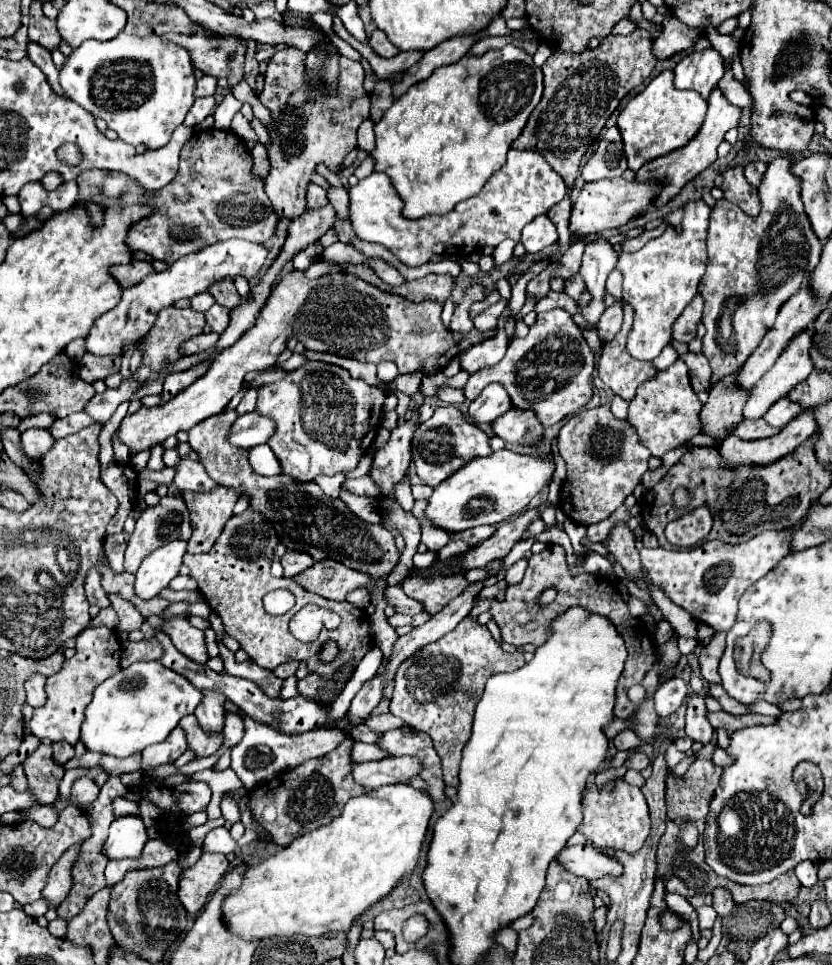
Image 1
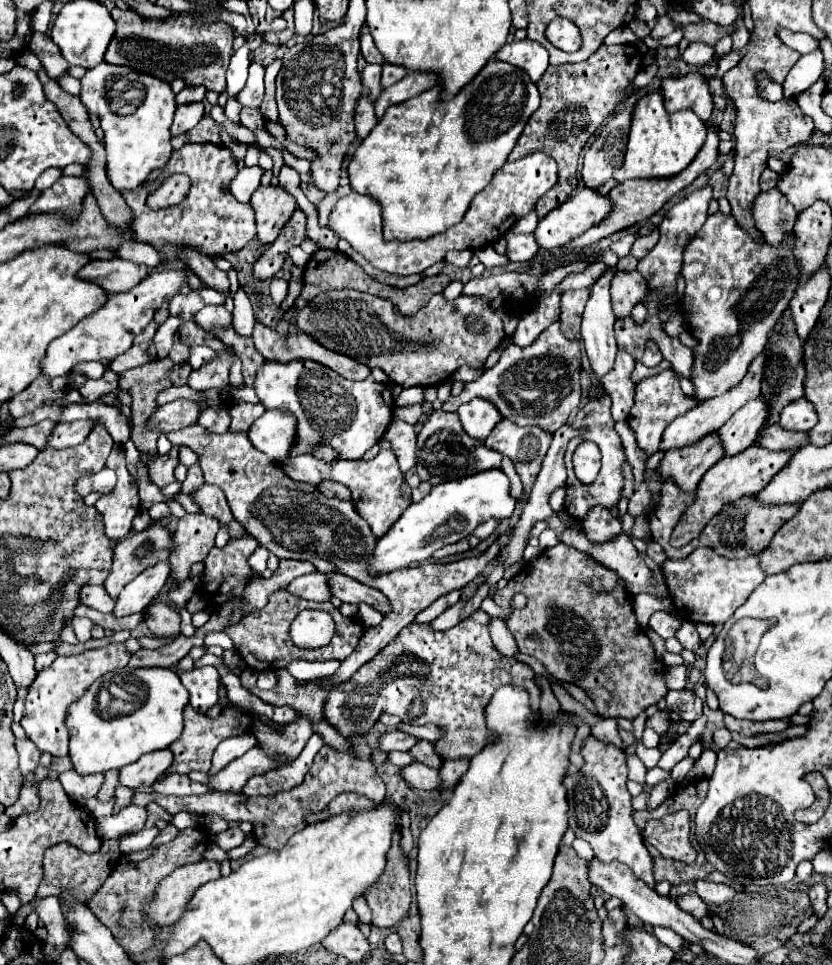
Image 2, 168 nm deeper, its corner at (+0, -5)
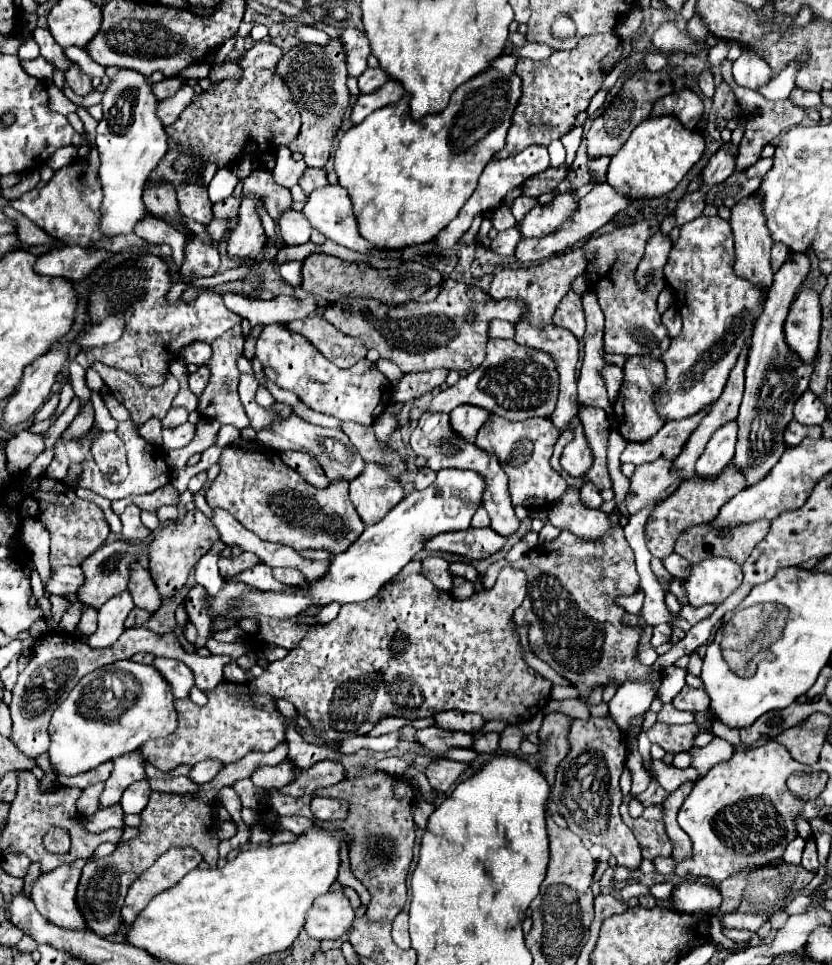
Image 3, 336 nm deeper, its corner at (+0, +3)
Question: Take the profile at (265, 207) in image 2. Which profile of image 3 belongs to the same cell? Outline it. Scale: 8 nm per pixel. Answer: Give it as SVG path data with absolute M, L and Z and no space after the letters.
M247 195L241 203L237 225L227 237L227 255L231 259L257 259L265 247L265 231L255 213L257 203L261 203L257 195Z

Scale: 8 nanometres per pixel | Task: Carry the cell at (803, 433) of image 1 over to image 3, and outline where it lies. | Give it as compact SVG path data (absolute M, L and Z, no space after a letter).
M729 465L719 475L719 479L699 479L699 477L695 477L691 481L683 481L671 497L667 497L665 501L661 501L655 507L655 511L651 513L651 519L647 519L647 547L653 553L653 557L665 559L667 555L671 555L679 533L683 533L683 531L687 531L689 527L695 527L695 525L711 523L711 519L717 517L719 509L731 497L735 497L743 489L743 485L745 485L745 479L743 479L743 475L739 475L739 471L733 465Z

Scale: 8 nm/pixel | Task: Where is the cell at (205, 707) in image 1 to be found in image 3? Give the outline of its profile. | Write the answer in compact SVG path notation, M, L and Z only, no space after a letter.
M155 657L153 667L165 675L163 679L171 683L171 691L175 691L175 697L189 697L189 689L195 685L195 679L193 671L185 663L179 663L175 659Z

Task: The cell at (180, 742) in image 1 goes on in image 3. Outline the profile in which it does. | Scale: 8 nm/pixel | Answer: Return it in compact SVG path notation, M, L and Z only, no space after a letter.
M135 751L131 755L121 755L113 763L115 763L115 769L113 769L111 777L107 779L103 793L99 795L99 809L105 809L105 807L111 807L111 805L119 803L123 791L131 783L145 777L145 767L143 767L145 759L139 751Z

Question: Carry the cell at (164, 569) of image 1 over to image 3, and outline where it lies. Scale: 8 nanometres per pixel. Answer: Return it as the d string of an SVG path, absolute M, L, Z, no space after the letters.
M123 591L121 595L115 595L113 599L109 599L97 613L97 631L93 635L87 637L87 645L95 647L95 649L105 649L111 647L119 635L125 631L123 623L125 617L129 615L129 611L135 607L129 591Z

